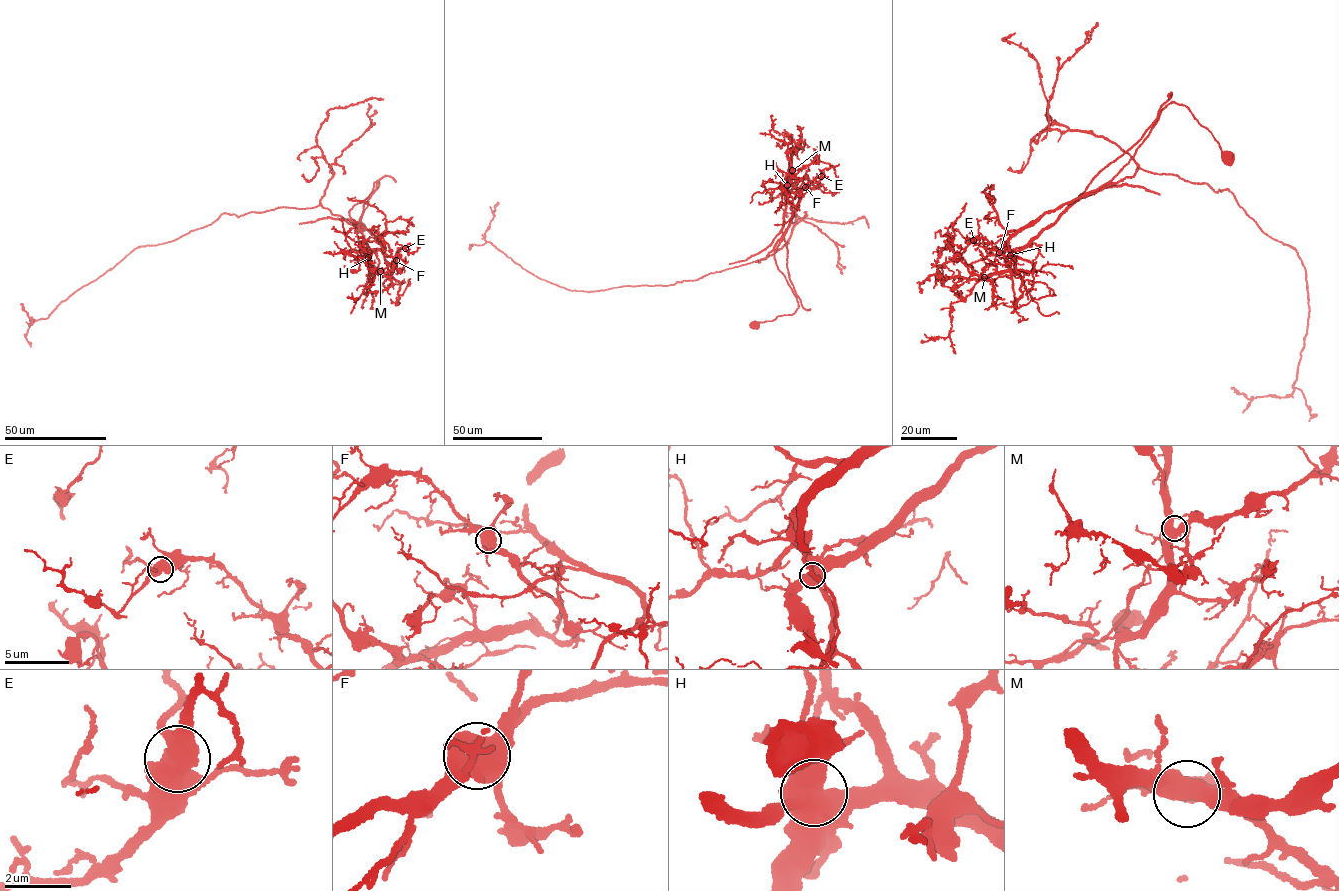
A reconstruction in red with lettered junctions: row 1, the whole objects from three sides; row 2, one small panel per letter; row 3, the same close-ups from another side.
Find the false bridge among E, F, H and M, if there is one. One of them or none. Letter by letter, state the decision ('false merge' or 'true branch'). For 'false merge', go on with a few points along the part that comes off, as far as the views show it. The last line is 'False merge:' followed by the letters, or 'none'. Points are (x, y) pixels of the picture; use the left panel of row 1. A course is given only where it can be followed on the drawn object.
E: true branch
F: true branch
H: false merge; course (368, 257), (358, 226), (363, 205), (382, 177), (390, 176), (395, 182)
M: true branch
False merge: H

